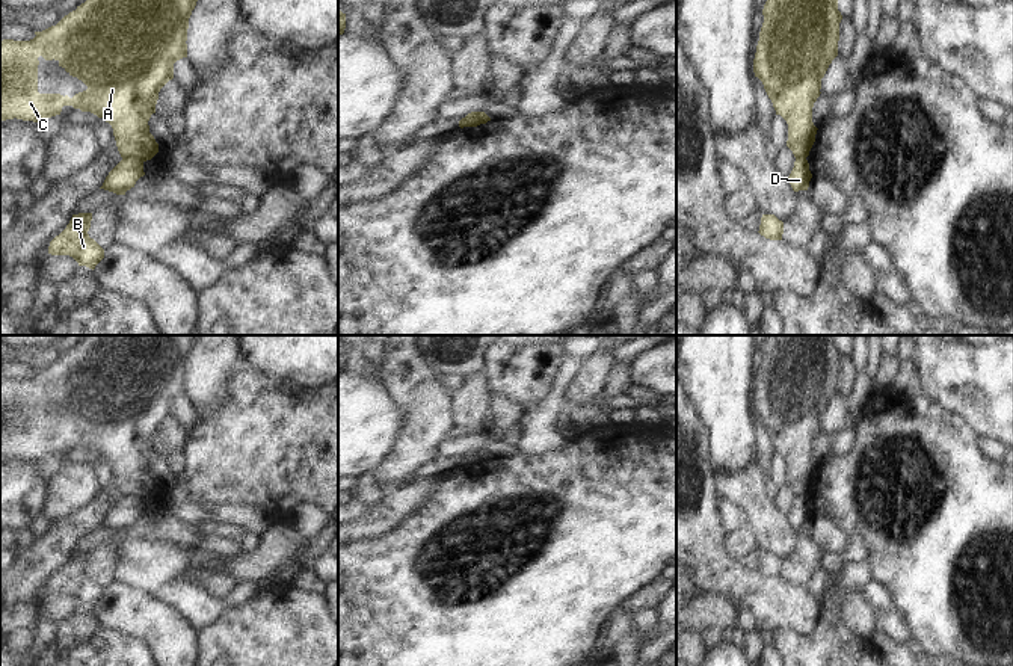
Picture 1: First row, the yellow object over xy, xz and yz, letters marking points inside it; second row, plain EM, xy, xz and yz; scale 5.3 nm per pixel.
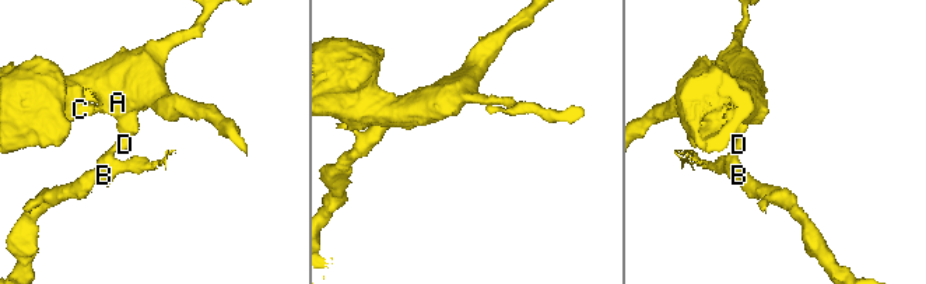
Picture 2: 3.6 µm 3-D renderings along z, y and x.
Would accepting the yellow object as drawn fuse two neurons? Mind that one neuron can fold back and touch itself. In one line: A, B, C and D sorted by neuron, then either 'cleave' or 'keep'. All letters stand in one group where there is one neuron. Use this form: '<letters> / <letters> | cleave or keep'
A C / B D | cleave

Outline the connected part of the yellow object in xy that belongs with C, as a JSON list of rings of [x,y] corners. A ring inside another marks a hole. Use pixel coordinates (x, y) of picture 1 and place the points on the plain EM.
[[[89,335],[75,349],[65,353],[56,364],[35,370],[30,379],[0,379],[0,461],[23,458],[39,461],[60,453],[63,444],[91,450],[113,467],[118,489],[122,497],[151,498],[159,491],[159,482],[149,471],[148,459],[155,452],[160,427],[174,417],[174,402],[187,396],[189,356],[198,335]],[[38,396],[57,399],[69,414],[82,418],[88,427],[72,436],[60,432],[38,430]]]

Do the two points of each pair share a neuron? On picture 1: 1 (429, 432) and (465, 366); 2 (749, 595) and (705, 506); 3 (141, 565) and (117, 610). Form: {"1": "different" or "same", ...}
{"1": "different", "2": "same", "3": "different"}

